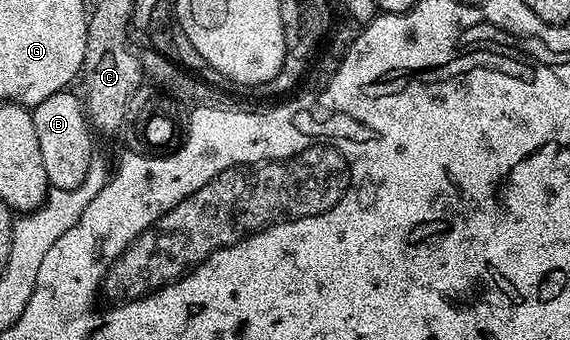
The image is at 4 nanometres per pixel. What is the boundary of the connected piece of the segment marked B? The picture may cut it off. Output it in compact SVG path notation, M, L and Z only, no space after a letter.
M65 89L51 94L45 101L34 107L32 120L37 134L38 145L41 146L42 163L45 166L47 181L51 188L76 189L86 179L86 173L92 167L92 134L87 121L87 114L79 99Z

